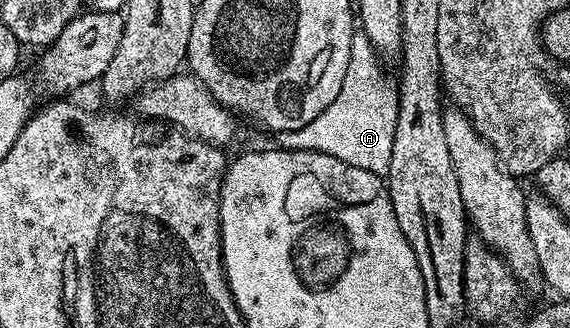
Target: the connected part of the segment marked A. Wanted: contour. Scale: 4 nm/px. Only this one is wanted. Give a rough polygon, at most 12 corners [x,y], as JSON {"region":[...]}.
{"region":[[363,32],[342,92],[282,150],[313,150],[387,179],[397,87]]}

